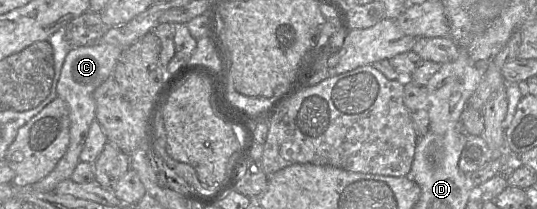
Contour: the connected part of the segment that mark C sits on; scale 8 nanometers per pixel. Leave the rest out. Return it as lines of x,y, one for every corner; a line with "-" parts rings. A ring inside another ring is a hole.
106,43
71,48
67,54
57,84
57,93
58,97
63,99
69,108
70,141
65,154
58,161
53,171
42,180
31,185
34,190
52,192
59,182
71,178
75,167
80,162
80,153
84,148
91,123
95,120
94,91
112,76
123,50
118,46

